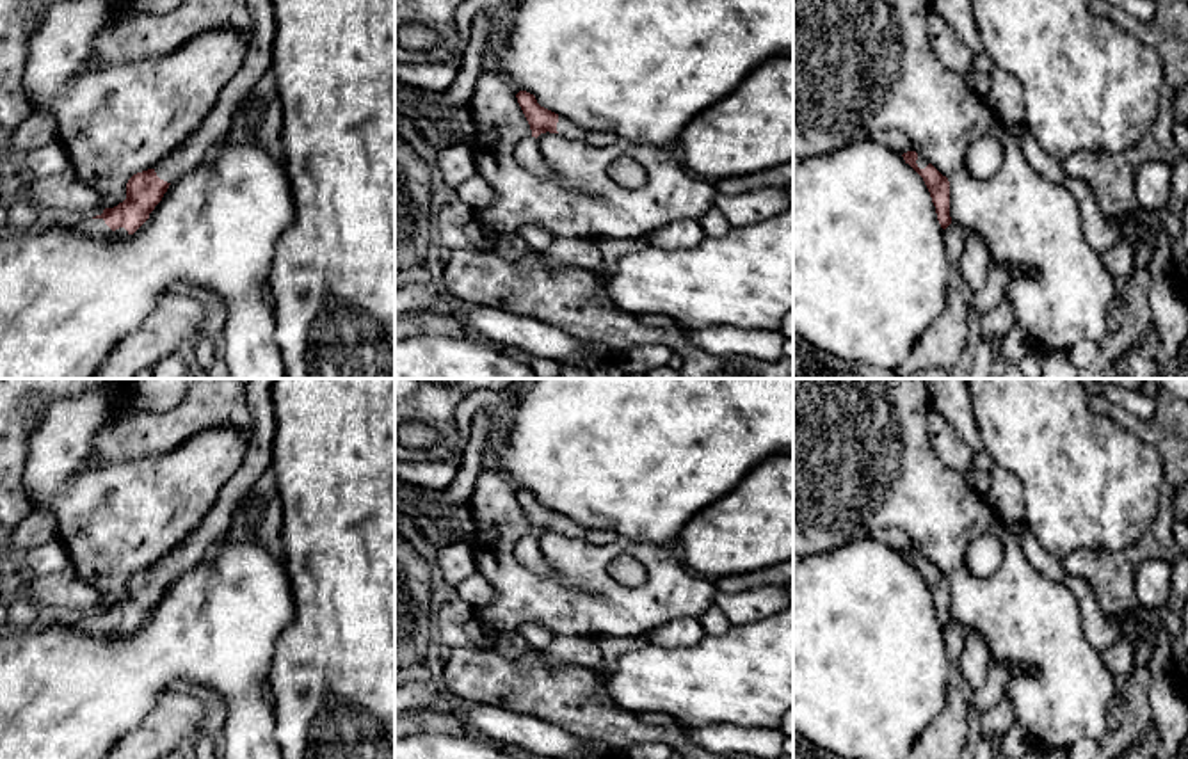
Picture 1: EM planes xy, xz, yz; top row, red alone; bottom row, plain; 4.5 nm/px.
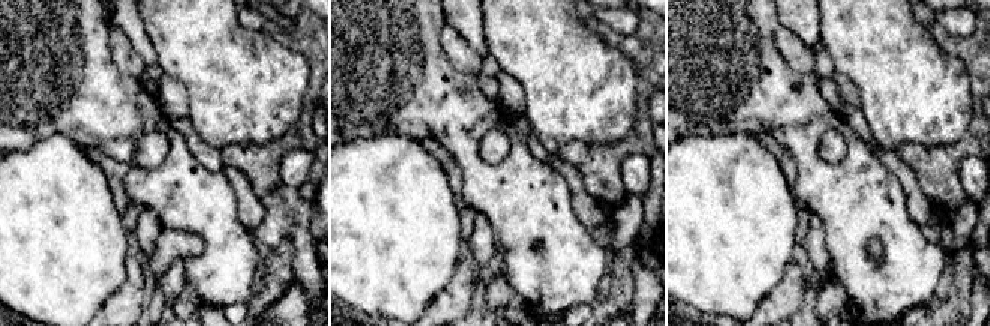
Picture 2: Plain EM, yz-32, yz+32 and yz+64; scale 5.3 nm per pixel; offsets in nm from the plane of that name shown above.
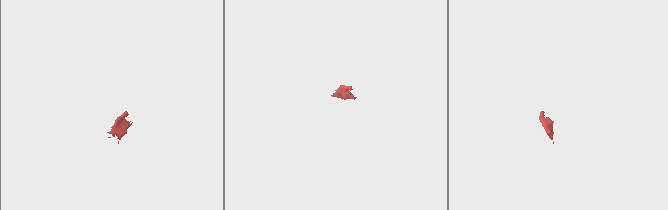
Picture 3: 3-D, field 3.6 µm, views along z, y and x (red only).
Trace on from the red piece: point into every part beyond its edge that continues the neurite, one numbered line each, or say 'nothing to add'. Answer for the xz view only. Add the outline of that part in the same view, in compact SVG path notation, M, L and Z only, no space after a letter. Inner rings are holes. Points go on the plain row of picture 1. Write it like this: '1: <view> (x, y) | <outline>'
1: xz (571, 528) | M558 514L557 530L573 539L583 539L589 531L585 526L580 526L576 521L571 521L562 514Z

